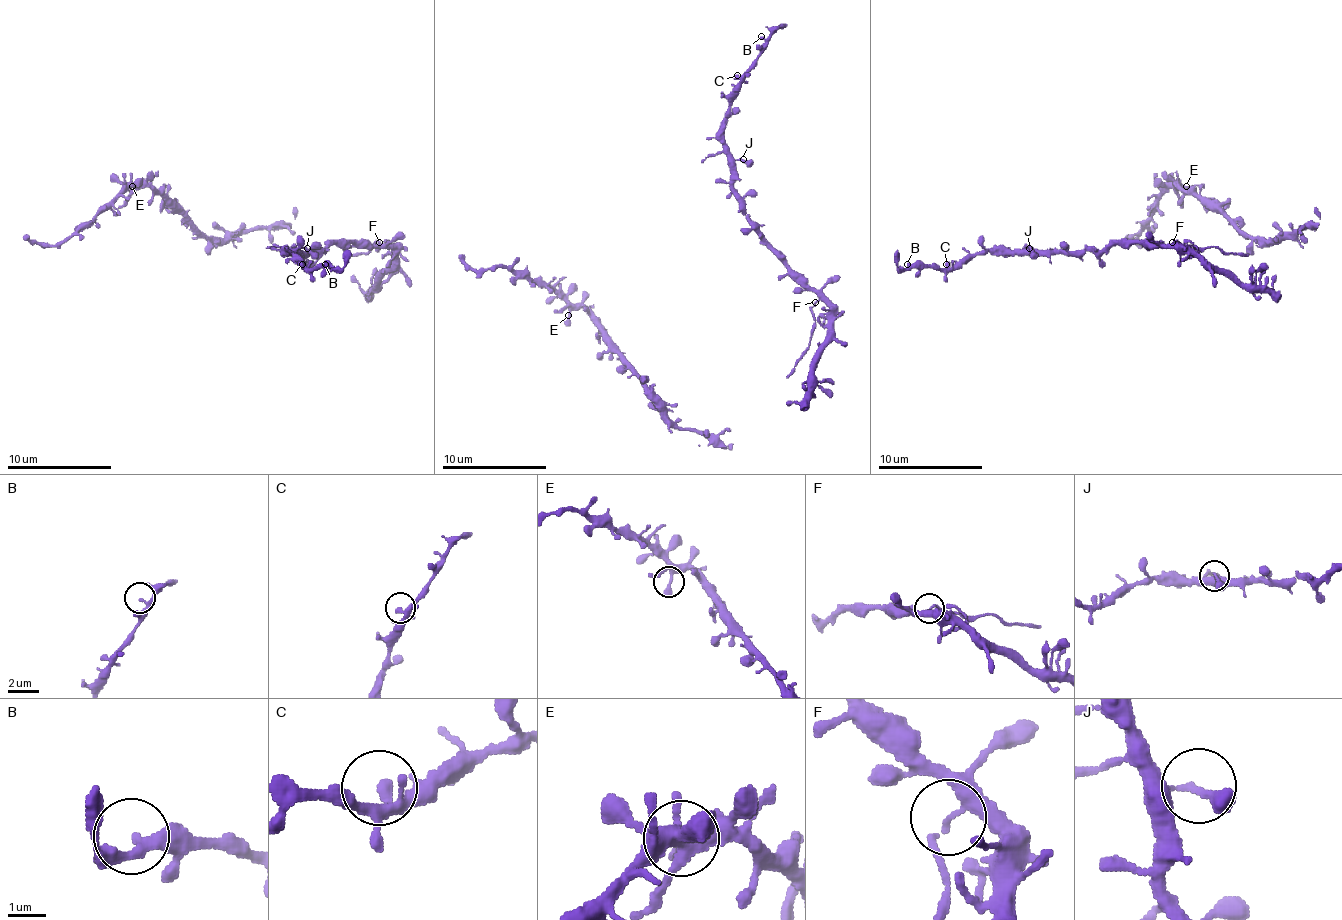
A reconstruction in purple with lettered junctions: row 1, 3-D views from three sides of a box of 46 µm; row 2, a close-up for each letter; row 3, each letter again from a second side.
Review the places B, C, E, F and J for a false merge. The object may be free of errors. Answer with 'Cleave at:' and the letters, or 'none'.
Cleave at: F

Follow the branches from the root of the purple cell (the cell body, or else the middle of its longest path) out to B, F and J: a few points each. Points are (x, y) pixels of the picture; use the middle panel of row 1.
B: (797, 402), (829, 334), (829, 308), (745, 214), (724, 141), (729, 96), (761, 52), (761, 36)
F: (797, 402), (805, 396), (810, 365), (818, 357), (829, 334), (829, 308), (821, 300), (816, 302)
J: (797, 402), (829, 334), (829, 308), (745, 214), (732, 185), (732, 164), (743, 159)

